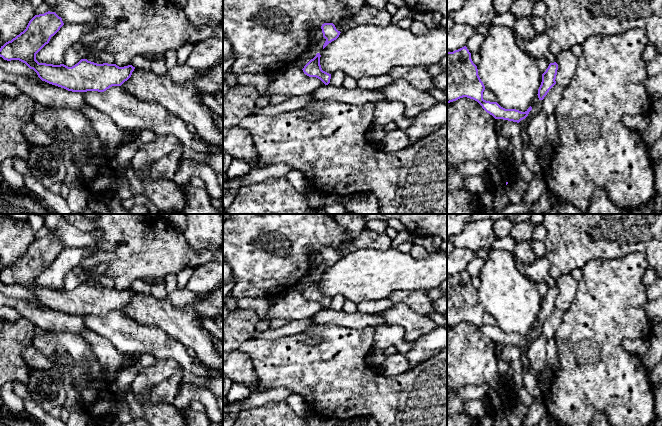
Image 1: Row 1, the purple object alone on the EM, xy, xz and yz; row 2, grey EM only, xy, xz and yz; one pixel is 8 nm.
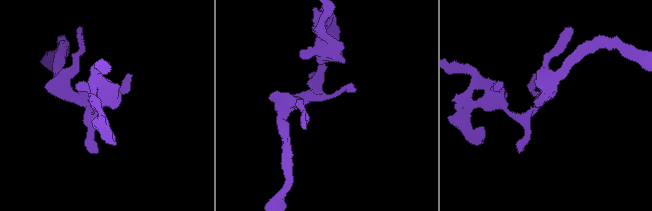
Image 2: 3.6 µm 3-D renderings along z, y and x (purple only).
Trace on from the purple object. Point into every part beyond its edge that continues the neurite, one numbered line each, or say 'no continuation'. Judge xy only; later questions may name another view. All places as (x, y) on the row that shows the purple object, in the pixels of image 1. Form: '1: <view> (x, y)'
no continuation

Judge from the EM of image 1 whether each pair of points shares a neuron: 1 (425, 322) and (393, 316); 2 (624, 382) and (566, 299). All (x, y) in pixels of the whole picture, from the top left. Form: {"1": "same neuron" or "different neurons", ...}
{"1": "same neuron", "2": "different neurons"}

